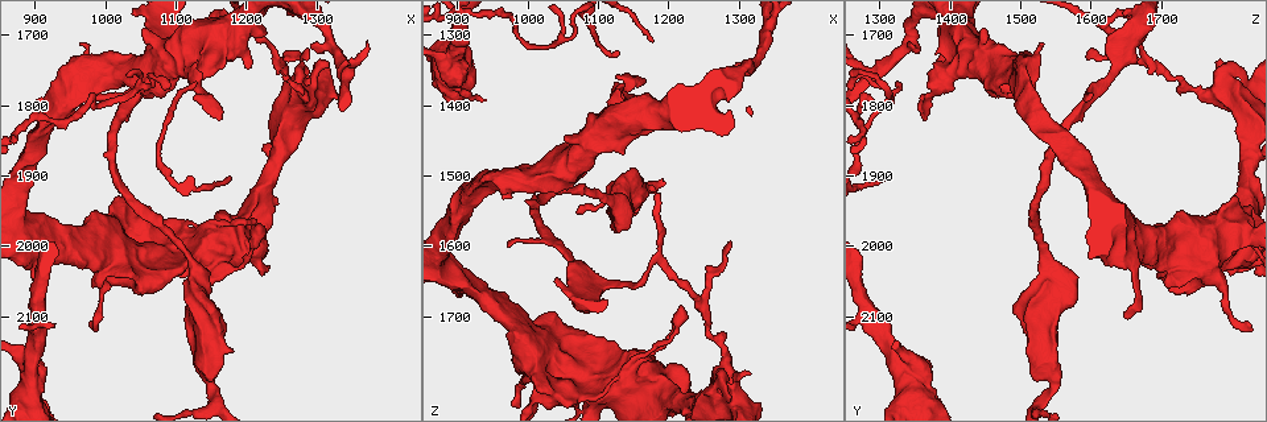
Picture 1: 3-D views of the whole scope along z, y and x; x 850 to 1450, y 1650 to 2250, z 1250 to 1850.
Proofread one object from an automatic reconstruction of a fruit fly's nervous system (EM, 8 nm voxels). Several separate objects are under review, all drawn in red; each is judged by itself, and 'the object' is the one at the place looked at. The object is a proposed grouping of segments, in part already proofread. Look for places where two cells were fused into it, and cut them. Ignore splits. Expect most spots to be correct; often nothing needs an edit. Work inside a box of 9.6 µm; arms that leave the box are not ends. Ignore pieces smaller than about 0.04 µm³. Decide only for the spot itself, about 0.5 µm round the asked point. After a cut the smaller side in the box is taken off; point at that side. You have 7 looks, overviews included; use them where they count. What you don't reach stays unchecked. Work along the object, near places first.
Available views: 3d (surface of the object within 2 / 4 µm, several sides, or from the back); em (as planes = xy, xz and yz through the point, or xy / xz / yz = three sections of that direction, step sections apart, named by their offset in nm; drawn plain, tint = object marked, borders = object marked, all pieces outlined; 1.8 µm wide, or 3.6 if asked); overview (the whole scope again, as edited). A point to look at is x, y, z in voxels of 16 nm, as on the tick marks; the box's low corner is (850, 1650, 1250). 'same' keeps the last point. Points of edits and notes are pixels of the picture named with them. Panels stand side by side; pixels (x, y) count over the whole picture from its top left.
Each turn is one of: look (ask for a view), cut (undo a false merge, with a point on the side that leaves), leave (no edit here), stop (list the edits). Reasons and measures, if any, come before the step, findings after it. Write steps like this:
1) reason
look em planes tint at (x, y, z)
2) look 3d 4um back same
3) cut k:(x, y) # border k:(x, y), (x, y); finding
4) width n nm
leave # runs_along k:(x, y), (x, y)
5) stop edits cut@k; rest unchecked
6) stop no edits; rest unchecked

narrows sharply
look 3d 4um at (1175, 1965, 1740)

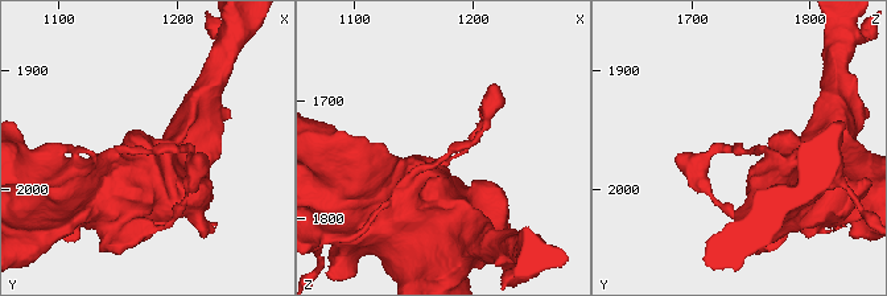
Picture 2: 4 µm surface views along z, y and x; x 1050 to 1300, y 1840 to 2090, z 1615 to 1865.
need the tissue
look em 3.6um planes plain at (1176, 1968, 1744)

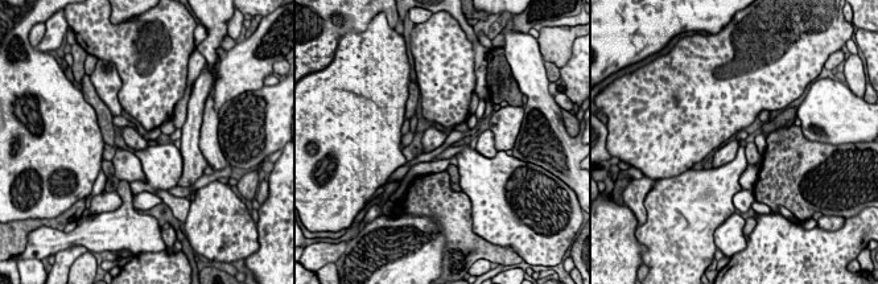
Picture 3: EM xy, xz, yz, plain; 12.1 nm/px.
look em 3.6um planes borders same

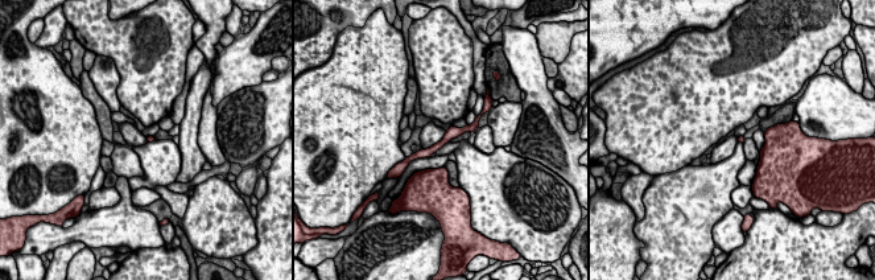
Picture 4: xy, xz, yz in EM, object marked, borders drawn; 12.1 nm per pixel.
width 90 nm
leave # runs_along 4:(475, 124), (415, 156); all the same cell

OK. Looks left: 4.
sudden change in width
look 3d 4um back at (1010, 2010, 1730)

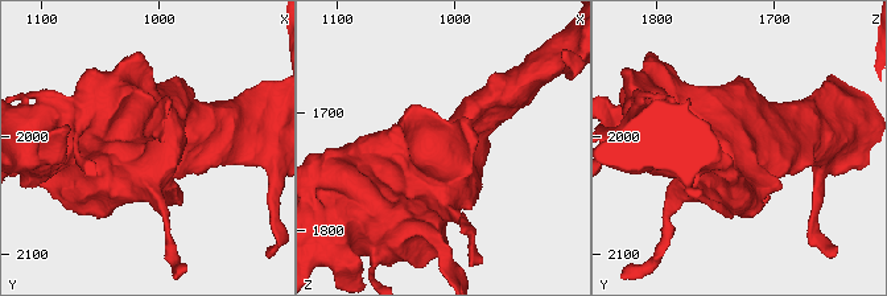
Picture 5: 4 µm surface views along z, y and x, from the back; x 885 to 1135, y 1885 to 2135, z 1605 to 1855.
need the tissue
look em planes borders at (1006, 2014, 1732)

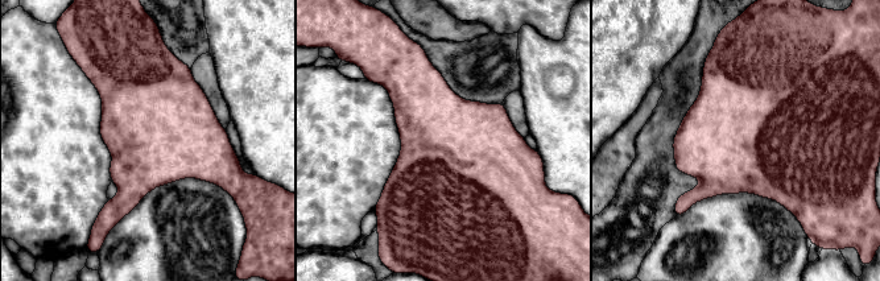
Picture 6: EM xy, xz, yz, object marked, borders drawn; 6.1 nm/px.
width 650 nm
leave # all the same cell

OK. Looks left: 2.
thick turns thin
look 3d 4um at (1145, 2185, 1545)

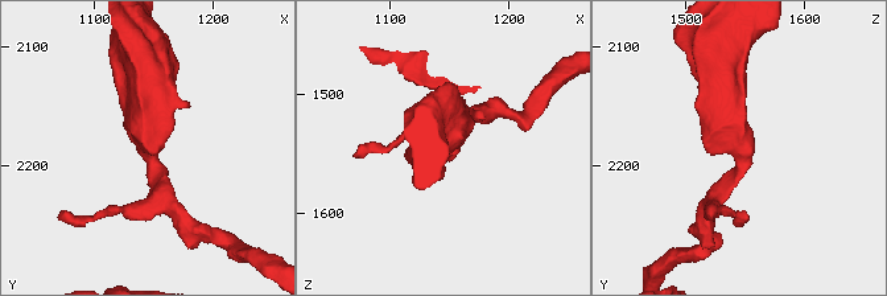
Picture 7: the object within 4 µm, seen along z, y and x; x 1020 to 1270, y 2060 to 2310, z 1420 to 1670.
arm_widths 180, 600 nm; shape alone is not enough
look em 3.6um xy step 8 tint at (1144, 2182, 1542)

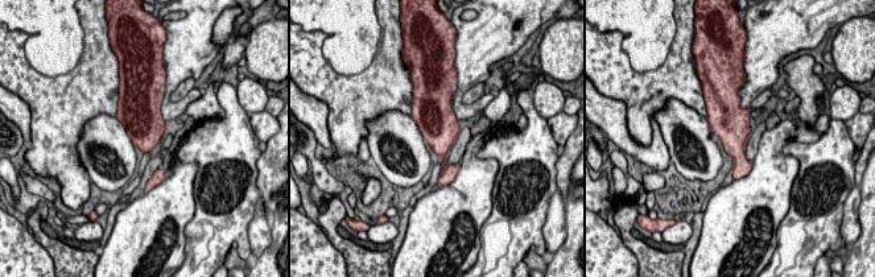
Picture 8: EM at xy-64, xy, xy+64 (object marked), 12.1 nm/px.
leave # one cell here

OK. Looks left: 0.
stop no edits; rest unchecked

